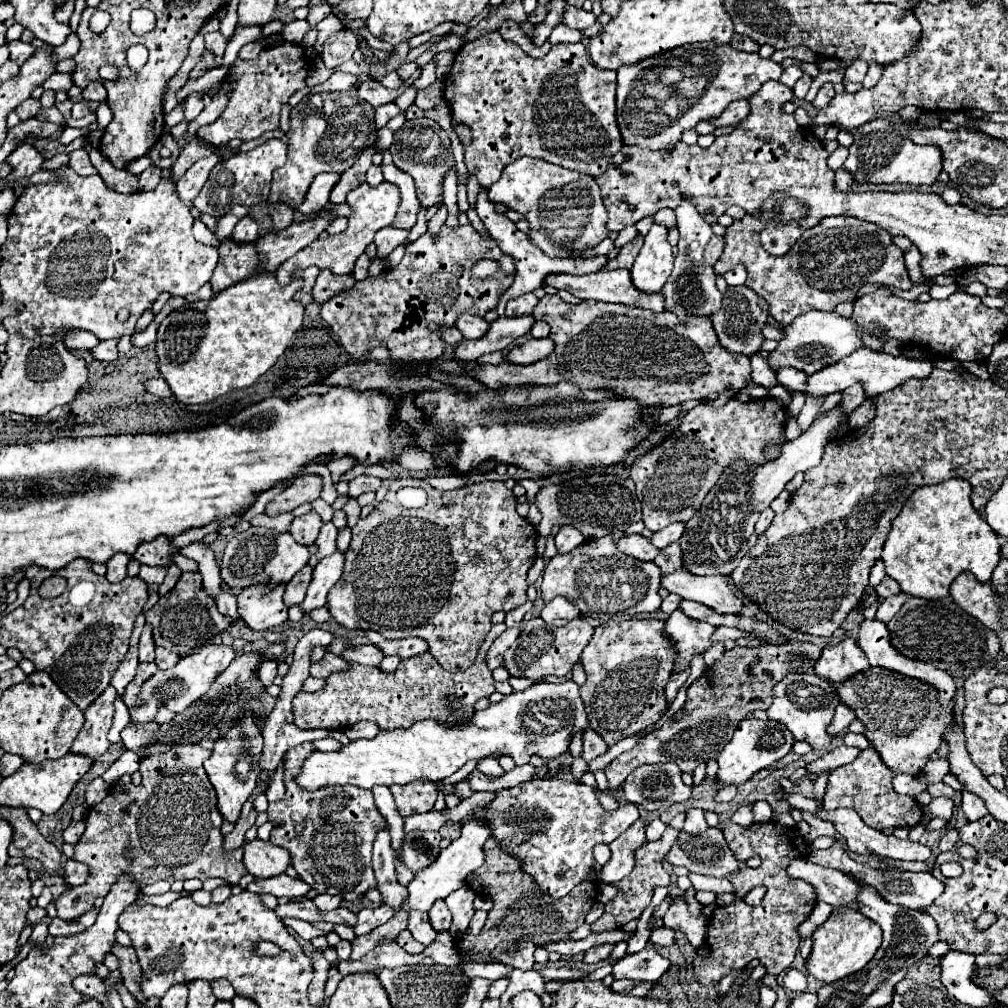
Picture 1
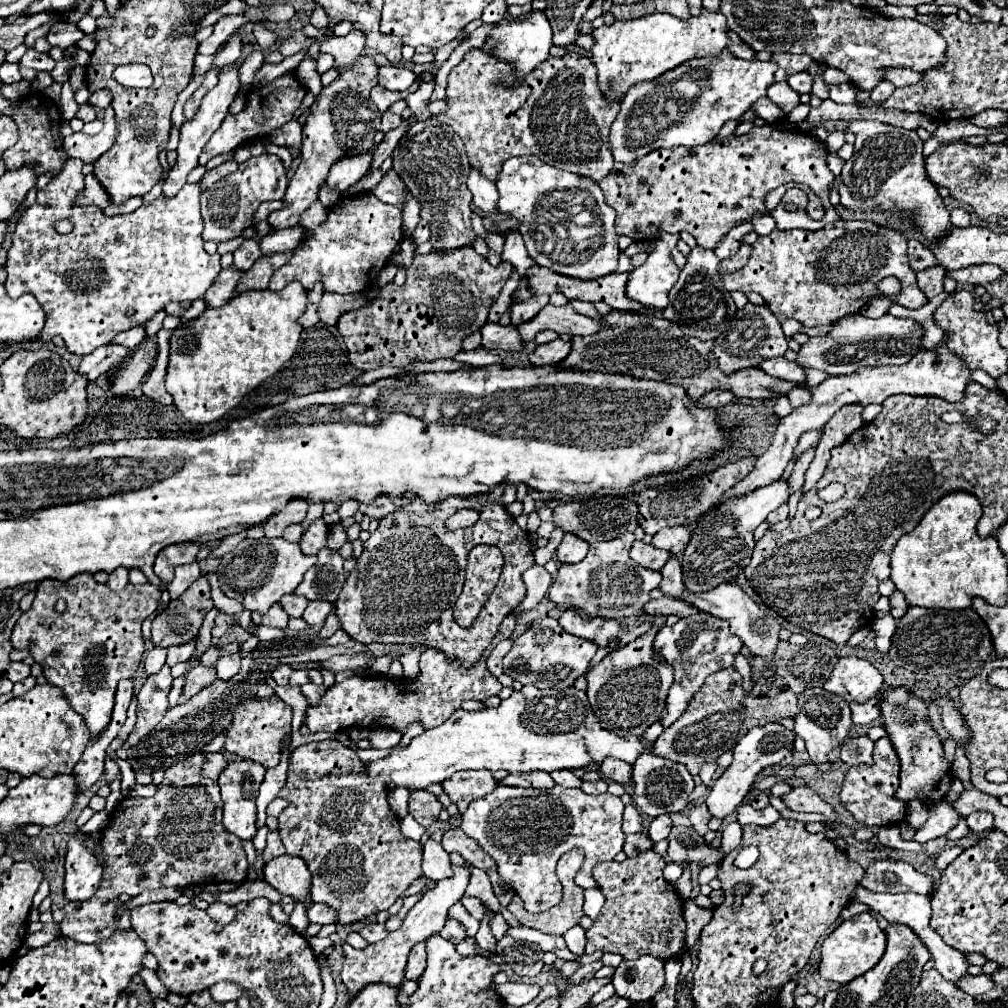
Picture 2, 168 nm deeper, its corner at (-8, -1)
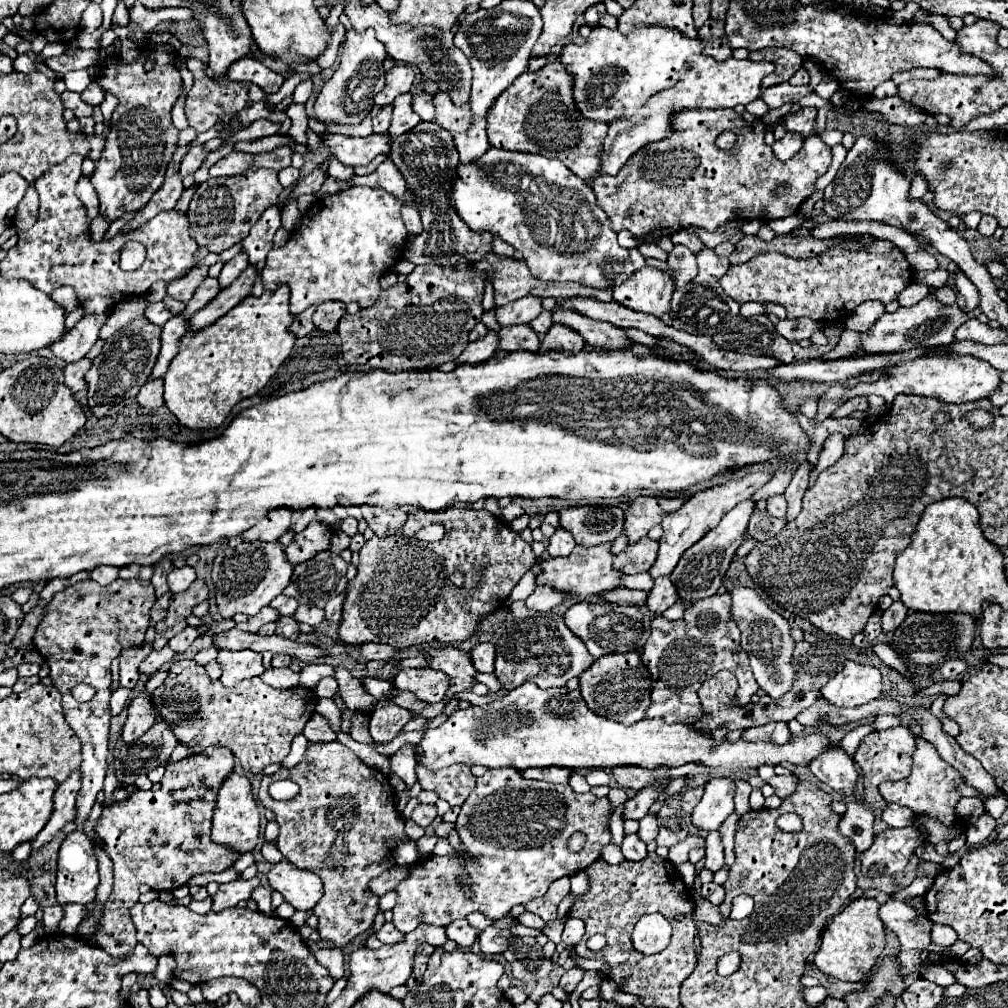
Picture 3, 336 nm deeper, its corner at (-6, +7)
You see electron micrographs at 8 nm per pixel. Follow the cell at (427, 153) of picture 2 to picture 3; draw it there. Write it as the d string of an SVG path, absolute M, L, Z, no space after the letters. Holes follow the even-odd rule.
M435 120L419 122L413 130L393 140L389 158L407 180L409 190L415 194L423 218L423 232L409 246L405 246L403 252L409 262L449 266L449 264L457 264L461 256L465 256L475 264L487 252L491 252L491 240L493 240L491 234L469 230L469 226L461 222L461 216L451 204L449 192L453 190L453 176L459 166L459 154L453 142L453 134L449 130L445 130Z

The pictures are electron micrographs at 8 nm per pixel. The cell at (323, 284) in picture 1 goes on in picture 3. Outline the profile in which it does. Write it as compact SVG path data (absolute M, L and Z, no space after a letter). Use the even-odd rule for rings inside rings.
M331 300L331 302L321 302L313 314L313 324L319 328L319 330L325 330L325 332L331 332L337 328L337 322L339 318L345 314L345 308L347 304L345 302L339 302L339 300Z

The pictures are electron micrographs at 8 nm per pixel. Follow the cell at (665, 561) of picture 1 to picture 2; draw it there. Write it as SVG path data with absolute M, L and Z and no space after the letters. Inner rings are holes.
M675 556L669 558L669 562L665 564L665 568L661 570L663 574L663 580L659 584L659 590L665 594L665 596L671 596L671 598L677 598L681 600L681 594L683 594L683 574L681 574L681 564Z

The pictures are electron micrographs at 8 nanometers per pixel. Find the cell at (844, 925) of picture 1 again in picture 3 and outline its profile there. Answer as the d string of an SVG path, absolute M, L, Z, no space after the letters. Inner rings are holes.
M857 898L847 904L845 910L835 914L827 930L823 932L821 948L815 952L815 966L833 978L847 982L861 982L867 978L869 970L877 964L883 948L885 948L885 928L879 920L879 902L869 898Z

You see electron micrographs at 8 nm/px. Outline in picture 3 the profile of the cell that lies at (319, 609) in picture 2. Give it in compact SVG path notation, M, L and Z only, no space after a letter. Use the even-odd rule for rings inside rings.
M299 606L295 612L297 622L307 622L309 626L317 626L325 618L325 612L317 606Z

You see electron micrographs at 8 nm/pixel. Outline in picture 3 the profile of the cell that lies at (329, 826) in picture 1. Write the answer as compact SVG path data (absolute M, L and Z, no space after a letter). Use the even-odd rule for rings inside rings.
M309 742L303 760L293 768L281 768L271 776L261 778L259 800L265 808L275 812L275 820L281 826L277 846L281 854L293 862L297 868L311 870L323 880L323 898L313 908L313 914L319 918L319 934L325 940L331 940L337 948L343 948L355 936L371 928L375 914L379 912L379 896L369 890L369 880L381 876L383 872L397 866L391 856L389 840L407 842L405 822L391 802L391 786L383 774L375 768L363 764L345 744L333 742ZM273 780L293 780L299 786L299 794L293 800L279 802L269 796L269 784Z

